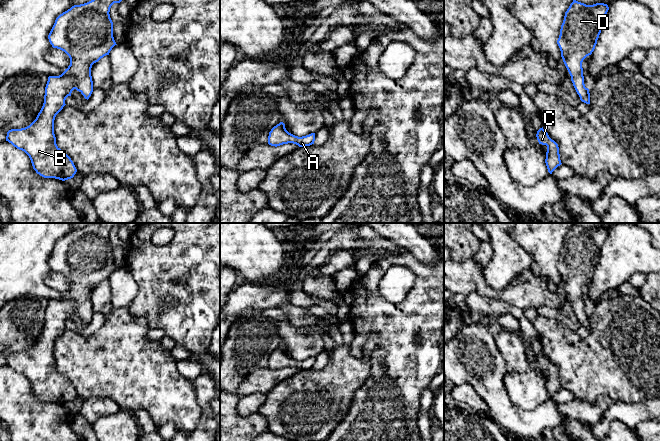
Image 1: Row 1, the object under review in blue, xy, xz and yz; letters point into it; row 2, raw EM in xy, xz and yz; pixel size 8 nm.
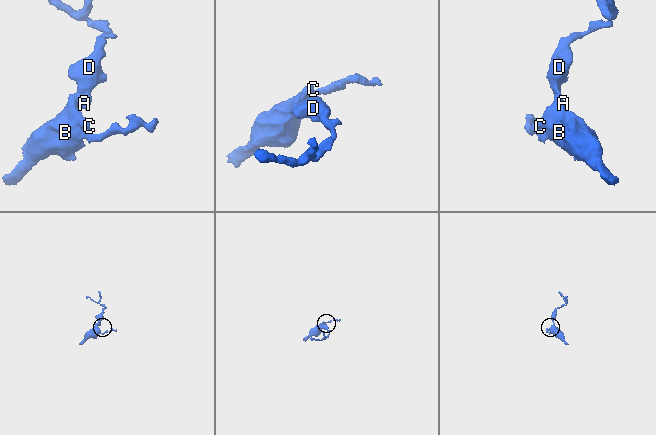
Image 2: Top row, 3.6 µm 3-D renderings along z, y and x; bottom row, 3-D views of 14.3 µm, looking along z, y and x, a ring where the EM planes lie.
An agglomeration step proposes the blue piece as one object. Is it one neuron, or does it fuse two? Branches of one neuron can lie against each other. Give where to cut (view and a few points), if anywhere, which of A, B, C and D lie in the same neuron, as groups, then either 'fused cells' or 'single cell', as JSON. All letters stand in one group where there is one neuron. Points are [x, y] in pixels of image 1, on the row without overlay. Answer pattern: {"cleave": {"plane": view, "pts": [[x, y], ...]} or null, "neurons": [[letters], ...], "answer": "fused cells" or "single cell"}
{"cleave": null, "neurons": [["A", "B", "C", "D"]], "answer": "single cell"}

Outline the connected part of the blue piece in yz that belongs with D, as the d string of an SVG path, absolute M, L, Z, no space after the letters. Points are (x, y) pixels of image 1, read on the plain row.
M573 224L565 236L557 264L573 310L586 328L590 328L590 317L584 308L582 286L594 275L601 257L601 246L608 234L604 227L586 229Z

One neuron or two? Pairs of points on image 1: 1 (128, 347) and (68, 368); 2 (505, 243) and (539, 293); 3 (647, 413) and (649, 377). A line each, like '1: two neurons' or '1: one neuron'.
1: one neuron
2: two neurons
3: two neurons

